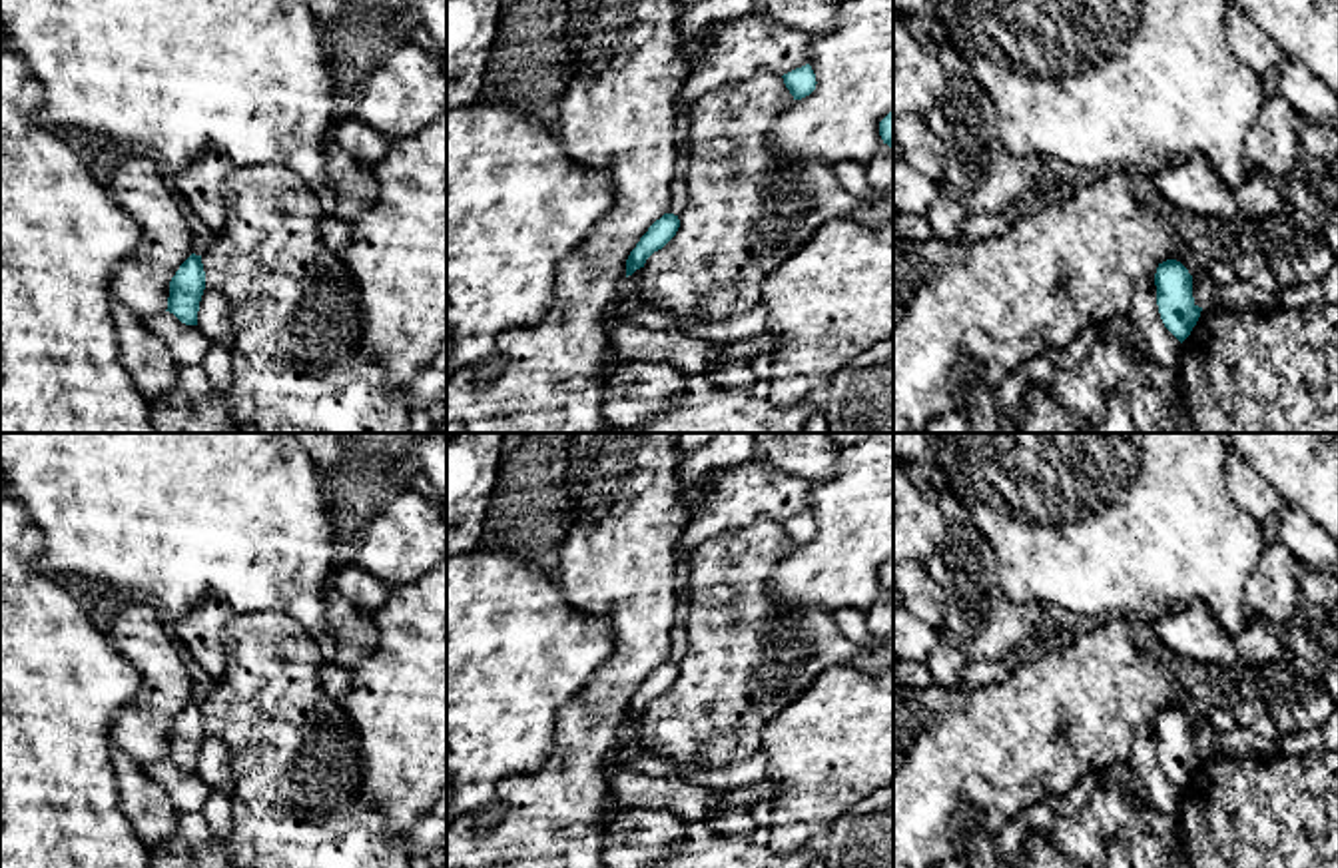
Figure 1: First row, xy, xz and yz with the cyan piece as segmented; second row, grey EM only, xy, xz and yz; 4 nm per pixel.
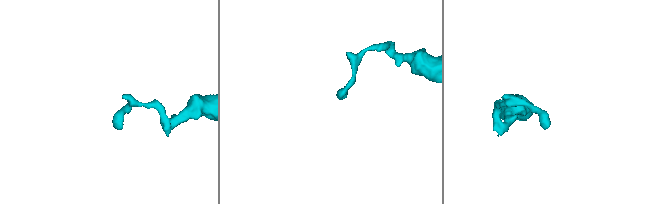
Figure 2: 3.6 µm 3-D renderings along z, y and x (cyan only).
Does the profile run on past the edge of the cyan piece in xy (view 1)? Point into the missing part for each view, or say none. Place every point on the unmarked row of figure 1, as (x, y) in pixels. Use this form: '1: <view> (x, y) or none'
1: none

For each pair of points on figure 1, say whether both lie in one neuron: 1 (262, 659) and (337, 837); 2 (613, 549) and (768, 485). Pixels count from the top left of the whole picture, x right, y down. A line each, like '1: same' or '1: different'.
1: same
2: different

